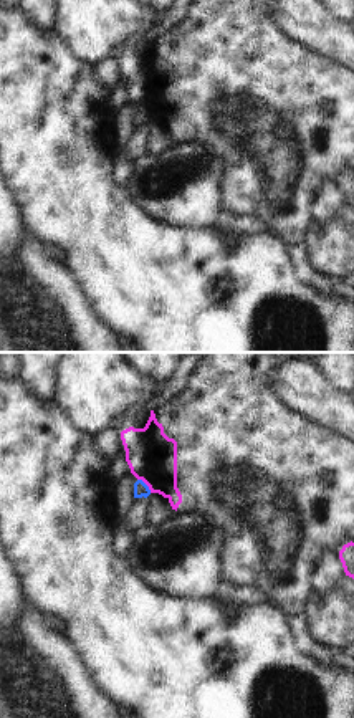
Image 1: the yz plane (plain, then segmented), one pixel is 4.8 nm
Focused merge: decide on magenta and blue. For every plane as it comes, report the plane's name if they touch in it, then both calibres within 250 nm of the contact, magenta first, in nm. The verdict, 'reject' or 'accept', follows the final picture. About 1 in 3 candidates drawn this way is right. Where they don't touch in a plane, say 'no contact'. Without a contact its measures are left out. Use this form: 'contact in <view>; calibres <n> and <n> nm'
contact in yz; calibres 240 and 70 nm

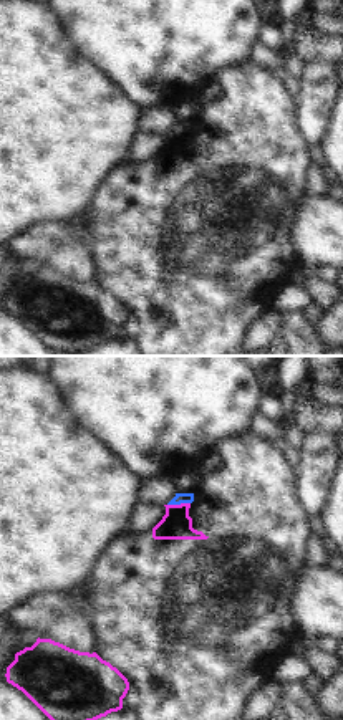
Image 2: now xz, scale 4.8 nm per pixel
contact in xz; calibres 150 and 50 nm

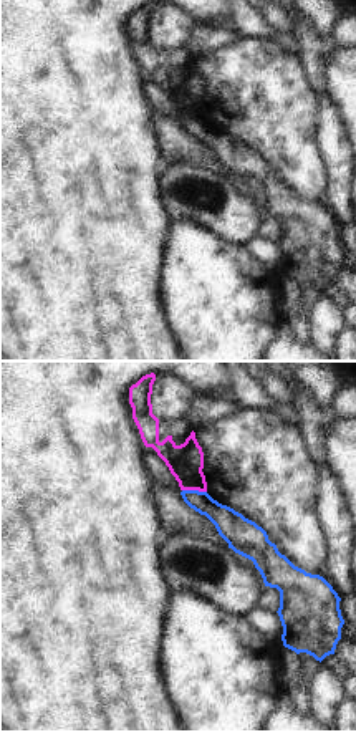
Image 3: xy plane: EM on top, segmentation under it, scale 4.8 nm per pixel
contact in xy; calibres 170 and 140 nm

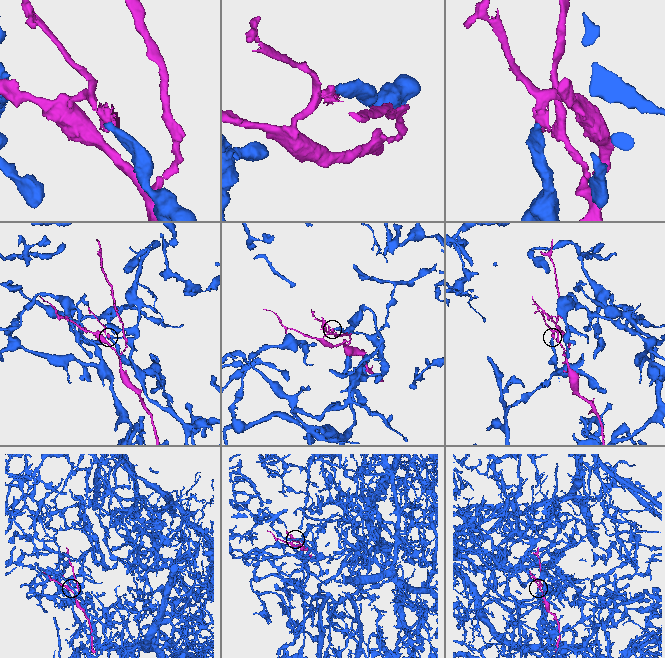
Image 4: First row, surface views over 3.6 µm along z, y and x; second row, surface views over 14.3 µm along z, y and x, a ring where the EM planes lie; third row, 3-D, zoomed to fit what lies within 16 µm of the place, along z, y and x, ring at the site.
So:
reject

